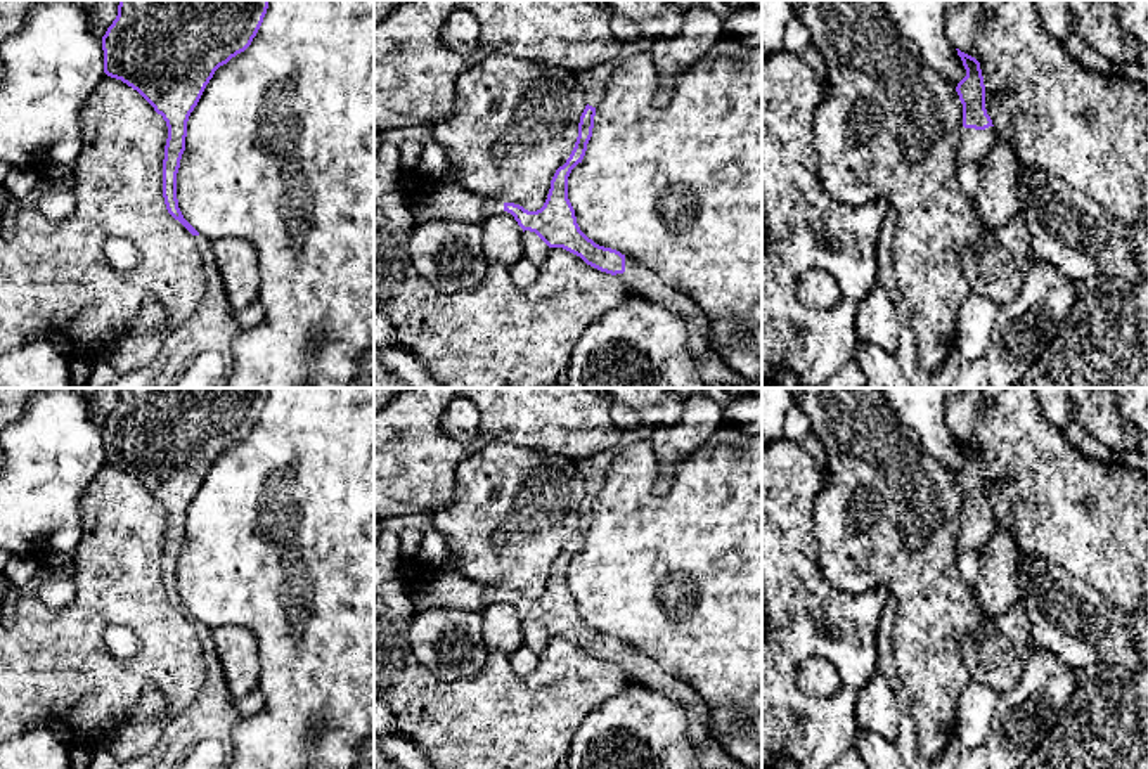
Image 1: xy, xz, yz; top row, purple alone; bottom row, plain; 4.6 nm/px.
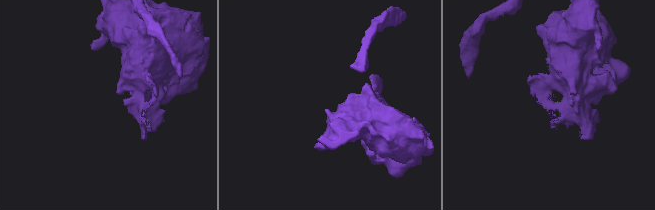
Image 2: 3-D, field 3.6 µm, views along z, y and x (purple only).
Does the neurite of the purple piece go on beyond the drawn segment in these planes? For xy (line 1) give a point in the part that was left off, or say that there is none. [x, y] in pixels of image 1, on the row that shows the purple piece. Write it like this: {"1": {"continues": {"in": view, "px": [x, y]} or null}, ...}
{"1": {"continues": null}}

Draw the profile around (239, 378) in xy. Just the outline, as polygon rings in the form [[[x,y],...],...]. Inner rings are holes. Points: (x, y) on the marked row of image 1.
[[[268,0],[267,14],[251,45],[215,71],[197,106],[189,116],[185,151],[177,173],[177,199],[184,218],[201,236],[206,236],[211,241],[220,237],[248,239],[255,244],[260,260],[258,301],[265,307],[265,317],[258,326],[241,331],[234,338],[230,345],[234,360],[232,374],[227,379],[225,388],[305,388],[308,383],[315,388],[348,388],[360,371],[364,352],[374,346],[374,0]]]

